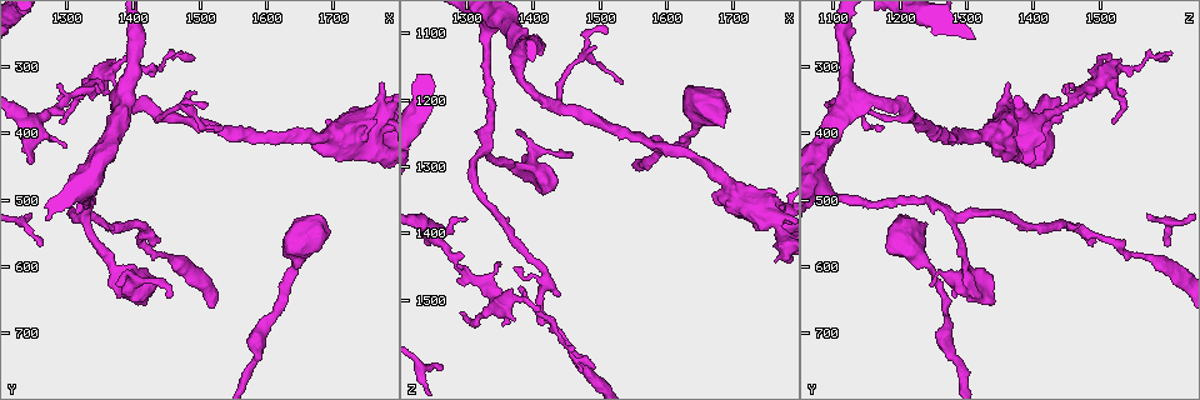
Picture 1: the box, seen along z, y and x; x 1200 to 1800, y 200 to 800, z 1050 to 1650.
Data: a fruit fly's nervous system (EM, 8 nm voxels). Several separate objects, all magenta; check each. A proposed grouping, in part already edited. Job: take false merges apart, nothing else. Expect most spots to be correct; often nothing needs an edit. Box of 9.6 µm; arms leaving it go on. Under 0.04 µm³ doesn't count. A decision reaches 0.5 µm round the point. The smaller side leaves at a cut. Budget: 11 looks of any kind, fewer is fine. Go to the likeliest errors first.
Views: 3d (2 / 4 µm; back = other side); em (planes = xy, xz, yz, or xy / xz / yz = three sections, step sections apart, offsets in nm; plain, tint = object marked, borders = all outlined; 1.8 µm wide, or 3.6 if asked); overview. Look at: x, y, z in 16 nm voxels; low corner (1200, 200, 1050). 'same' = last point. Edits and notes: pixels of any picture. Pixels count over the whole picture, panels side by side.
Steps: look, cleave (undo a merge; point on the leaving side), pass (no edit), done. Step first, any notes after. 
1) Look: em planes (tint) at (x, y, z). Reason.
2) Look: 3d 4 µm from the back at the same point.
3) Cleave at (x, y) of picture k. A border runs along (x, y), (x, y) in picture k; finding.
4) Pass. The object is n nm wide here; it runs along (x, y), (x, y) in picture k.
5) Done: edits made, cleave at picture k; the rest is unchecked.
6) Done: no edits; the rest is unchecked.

Look: em planes (tint) at (1325, 335, 1480).

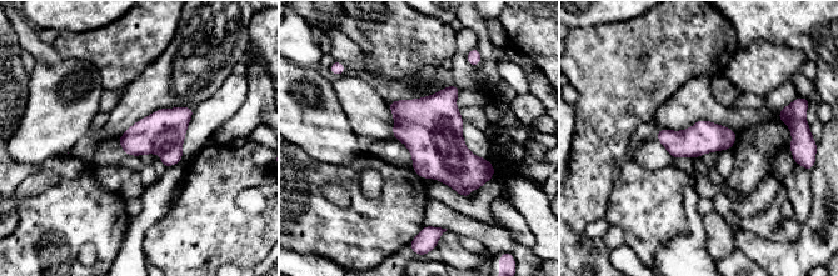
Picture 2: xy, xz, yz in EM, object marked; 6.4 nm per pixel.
Pass. Continuous, no second neuron.

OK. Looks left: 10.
Look: 3d 4 µm at (1395, 620, 1295). Branch point.

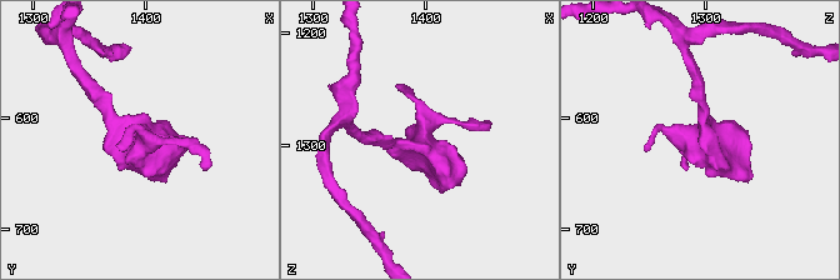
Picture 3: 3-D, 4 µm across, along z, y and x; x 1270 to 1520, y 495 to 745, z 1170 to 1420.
Look: em planes (tint) at (1396, 620, 1298).

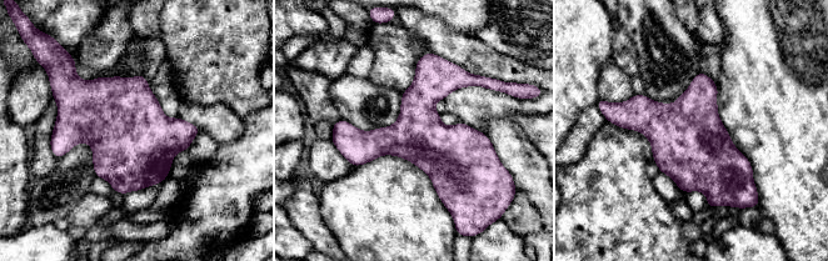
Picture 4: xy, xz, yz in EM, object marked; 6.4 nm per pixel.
Pass. Continuous, no second neuron.

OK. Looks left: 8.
Look: 3d 2 µm at (1380, 350, 1140). Arms part here.

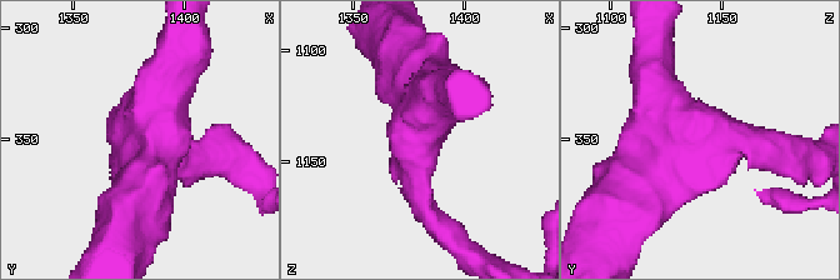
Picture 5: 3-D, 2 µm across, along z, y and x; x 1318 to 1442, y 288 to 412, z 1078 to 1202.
Look: em planes (tint) at (1379, 352, 1139). Now the EM.

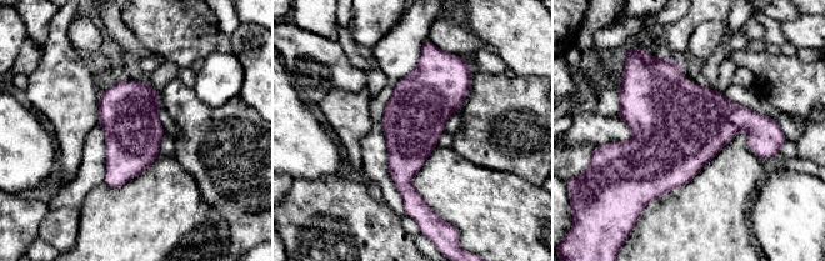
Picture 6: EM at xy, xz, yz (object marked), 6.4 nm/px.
Pass. 3 arms meet here; continuous, no second neuron.

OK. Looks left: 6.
Look: 3d 4 µm at (1740, 385, 1365). Thick turns thin.

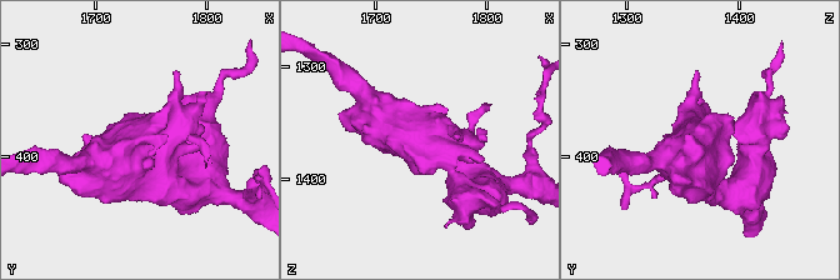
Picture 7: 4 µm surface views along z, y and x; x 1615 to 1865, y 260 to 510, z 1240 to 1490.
Look: em 3.6 µm planes (tint) at (1742, 390, 1366).

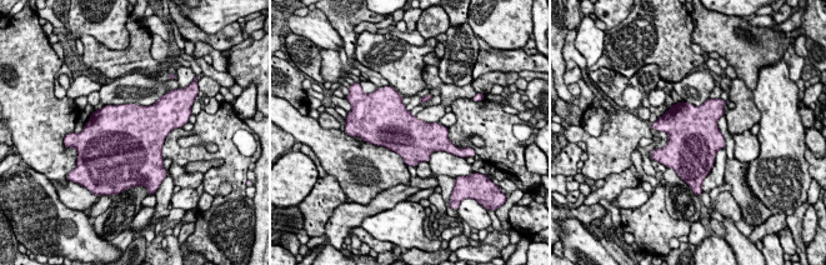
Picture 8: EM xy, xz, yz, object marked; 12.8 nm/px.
Pass. One neuron here.

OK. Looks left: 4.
Done: no edits; the rest is unchecked.

